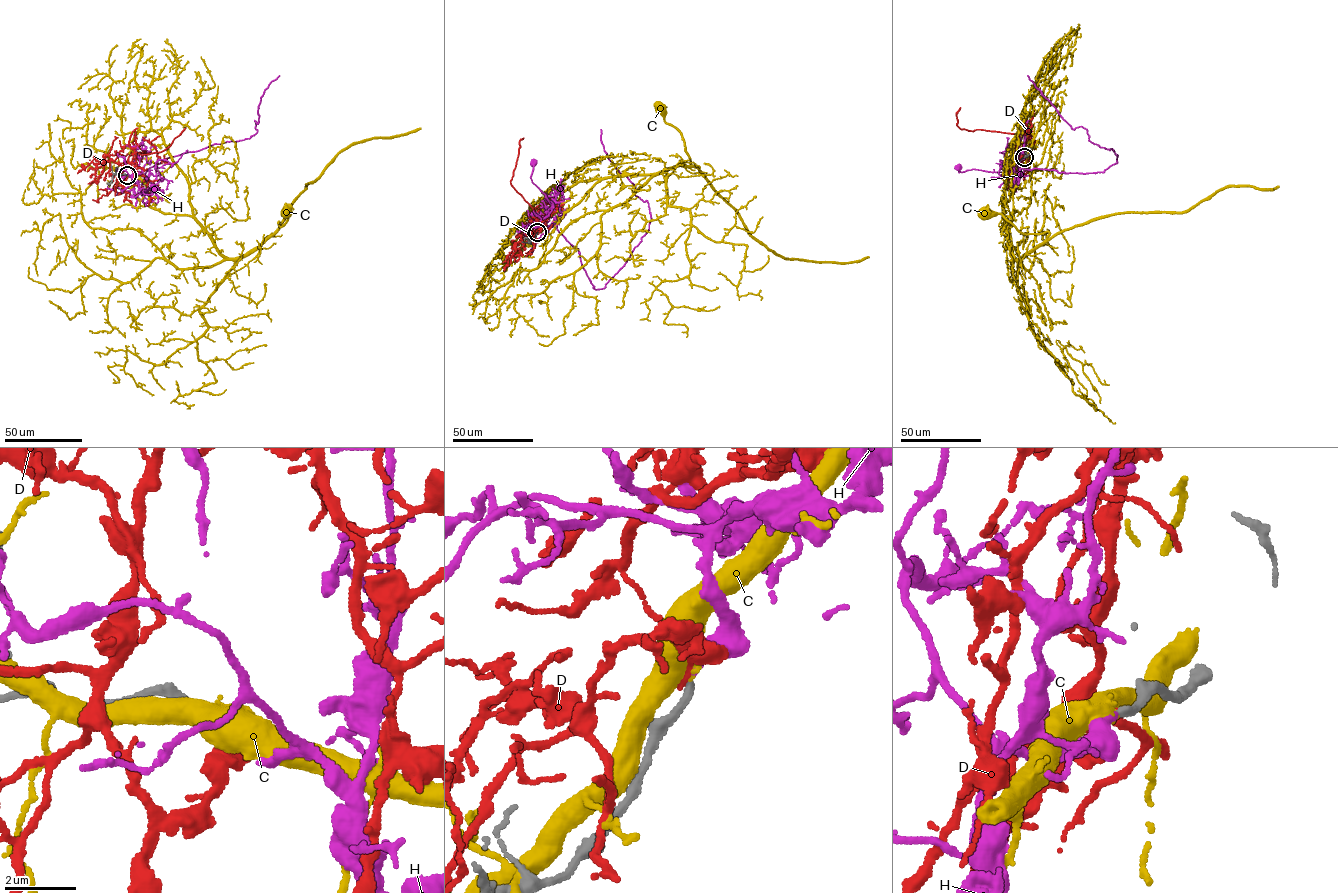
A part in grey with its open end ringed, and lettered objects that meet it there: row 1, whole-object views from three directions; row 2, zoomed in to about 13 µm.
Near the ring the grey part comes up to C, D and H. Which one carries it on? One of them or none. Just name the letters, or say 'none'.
H

